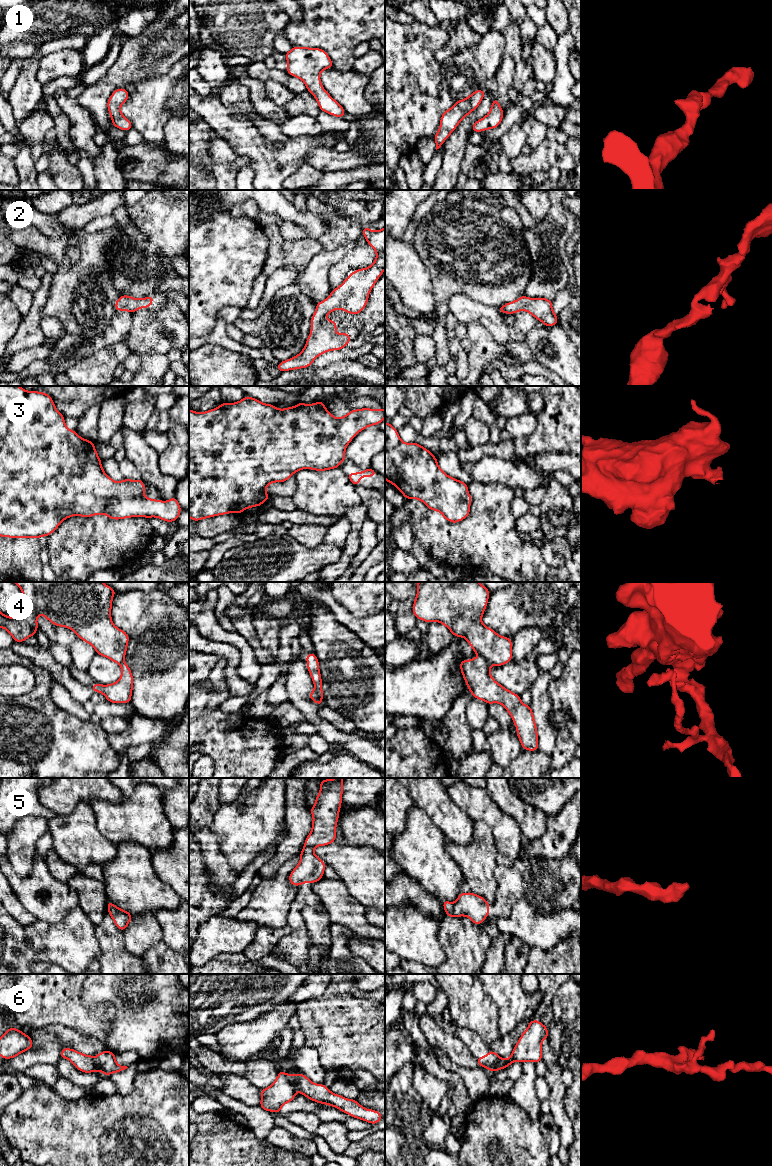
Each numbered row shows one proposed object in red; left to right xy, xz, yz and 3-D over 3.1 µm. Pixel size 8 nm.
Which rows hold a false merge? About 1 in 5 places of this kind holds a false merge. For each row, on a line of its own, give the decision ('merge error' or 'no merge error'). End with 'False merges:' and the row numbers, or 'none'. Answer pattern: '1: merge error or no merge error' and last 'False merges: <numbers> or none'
1: no merge error
2: no merge error
3: no merge error
4: merge error
5: no merge error
6: merge error
False merges: 4, 6

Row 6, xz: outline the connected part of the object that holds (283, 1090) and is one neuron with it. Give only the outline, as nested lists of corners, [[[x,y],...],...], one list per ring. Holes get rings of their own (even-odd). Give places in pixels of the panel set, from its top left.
[[[280,1069],[273,1084],[261,1089],[260,1107],[265,1111],[280,1114],[281,1108],[295,1098],[296,1091],[292,1076]]]

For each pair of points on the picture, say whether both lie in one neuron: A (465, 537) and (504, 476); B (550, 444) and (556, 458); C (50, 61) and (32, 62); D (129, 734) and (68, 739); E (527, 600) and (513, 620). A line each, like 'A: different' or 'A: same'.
A: different
B: different
C: different
D: different
E: same

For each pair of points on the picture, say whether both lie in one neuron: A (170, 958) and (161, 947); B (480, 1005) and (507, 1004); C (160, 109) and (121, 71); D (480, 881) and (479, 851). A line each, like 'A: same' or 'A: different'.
A: same
B: different
C: different
D: same

